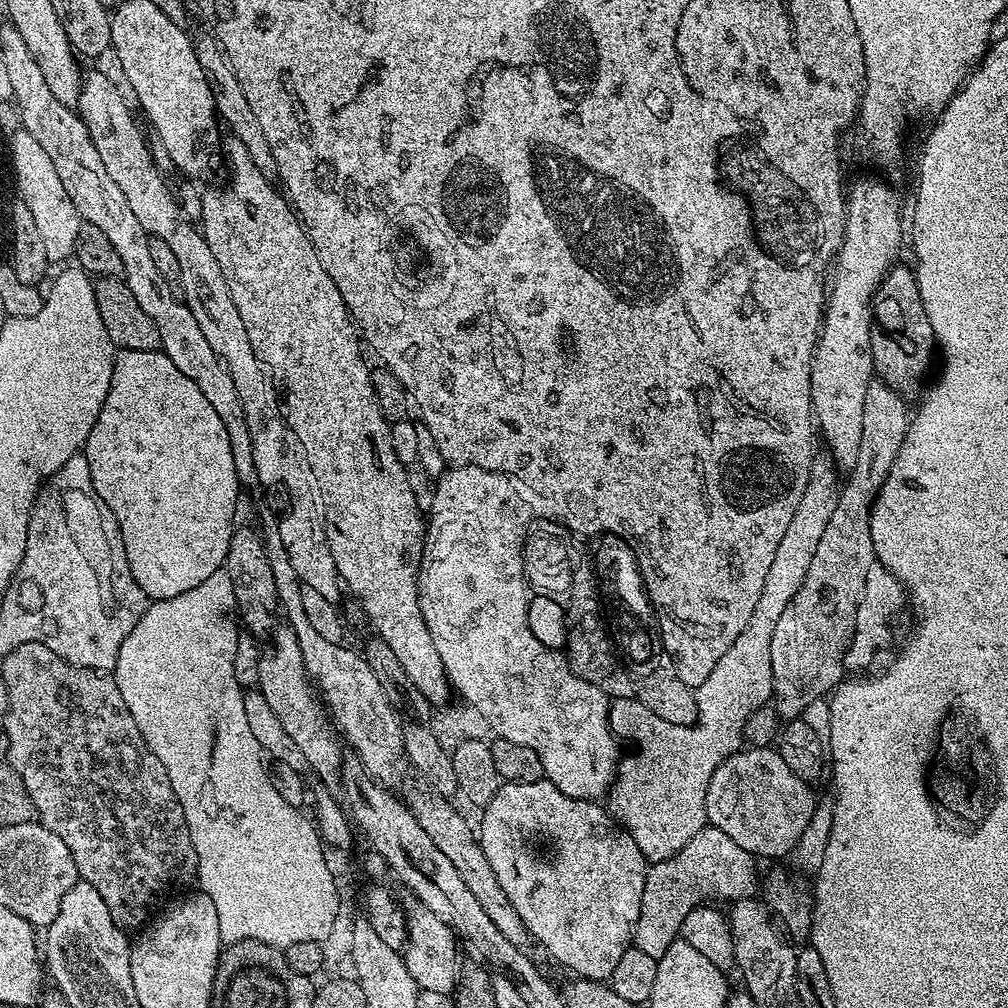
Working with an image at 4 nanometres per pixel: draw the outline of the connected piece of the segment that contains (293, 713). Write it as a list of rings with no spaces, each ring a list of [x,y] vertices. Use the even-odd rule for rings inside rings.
[[[280,626],[267,641],[268,649],[256,664],[256,680],[262,697],[282,722],[283,729],[290,734],[291,741],[302,750],[312,774],[320,779],[323,787],[332,790],[341,783],[340,769],[344,767],[345,753],[340,753],[337,735],[326,717],[325,707],[318,699],[308,672],[304,669],[301,647],[295,632],[289,626]],[[313,692],[313,693],[312,693]],[[336,737],[336,738],[335,738]]]

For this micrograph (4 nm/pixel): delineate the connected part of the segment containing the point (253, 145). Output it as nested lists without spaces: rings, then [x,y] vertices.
[[[208,32],[195,37],[193,48],[195,56],[198,58],[199,66],[203,68],[203,72],[206,74],[211,97],[214,98],[217,117],[223,122],[223,125],[225,122],[228,126],[232,132],[230,133],[231,137],[242,142],[242,146],[246,148],[247,156],[261,172],[262,176],[266,177],[268,181],[273,181],[277,177],[277,163],[274,162],[274,156],[270,151],[266,134],[263,133],[258,118],[255,117],[254,112],[250,109],[250,104],[246,101],[246,94],[243,93],[242,86],[239,85],[233,68],[229,66],[223,49],[217,43],[215,37]]]

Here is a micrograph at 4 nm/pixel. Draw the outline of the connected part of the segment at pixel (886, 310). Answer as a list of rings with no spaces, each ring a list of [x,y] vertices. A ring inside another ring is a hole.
[[[903,262],[888,269],[872,296],[872,322],[866,341],[872,351],[872,370],[875,379],[882,381],[899,396],[919,397],[925,387],[924,375],[932,364],[932,348],[937,347],[936,335],[926,318],[922,294],[918,290],[916,273]],[[921,387],[921,388],[920,388]]]

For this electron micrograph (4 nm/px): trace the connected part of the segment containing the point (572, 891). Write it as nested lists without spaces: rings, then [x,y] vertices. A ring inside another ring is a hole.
[[[546,778],[538,782],[501,783],[494,798],[491,798],[489,804],[482,808],[482,814],[484,817],[480,820],[480,828],[478,824],[480,845],[490,862],[490,867],[494,869],[494,878],[498,878],[498,883],[501,884],[502,891],[506,893],[506,898],[510,898],[510,906],[514,906],[514,910],[518,910],[518,918],[522,918],[529,937],[535,943],[537,940],[562,967],[576,972],[572,974],[577,977],[601,982],[611,981],[614,966],[618,966],[622,954],[633,943],[633,932],[635,924],[638,922],[639,906],[642,903],[643,884],[646,882],[650,867],[649,861],[644,859],[642,850],[638,850],[638,842],[634,842],[634,838],[630,838],[630,834],[625,828],[621,828],[616,823],[612,813],[603,803],[595,800],[570,798],[566,794],[562,794],[562,790],[558,790],[558,786],[554,786]]]

